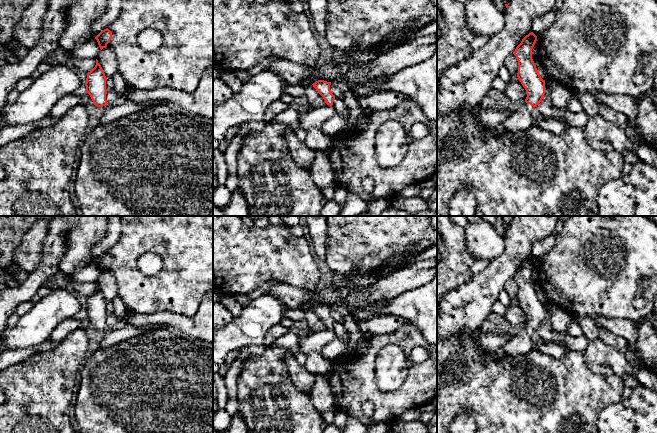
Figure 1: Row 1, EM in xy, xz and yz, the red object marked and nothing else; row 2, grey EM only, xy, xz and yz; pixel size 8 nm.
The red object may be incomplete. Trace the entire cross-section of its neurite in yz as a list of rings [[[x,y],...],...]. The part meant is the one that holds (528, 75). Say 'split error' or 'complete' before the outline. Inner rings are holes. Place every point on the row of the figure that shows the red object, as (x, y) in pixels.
split error | [[[531,32],[522,39],[513,52],[518,61],[517,77],[525,88],[527,97],[517,111],[504,122],[492,128],[496,134],[516,133],[532,126],[532,109],[537,107],[545,94],[545,80],[541,78],[532,59],[532,49],[536,41],[537,36]]]

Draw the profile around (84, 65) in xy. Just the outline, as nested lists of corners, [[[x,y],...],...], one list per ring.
[[[66,51],[66,55],[68,58],[70,58],[78,69],[81,71],[88,73],[90,72],[96,65],[96,59],[81,59],[81,58],[75,58],[73,55],[71,55],[69,52]]]

